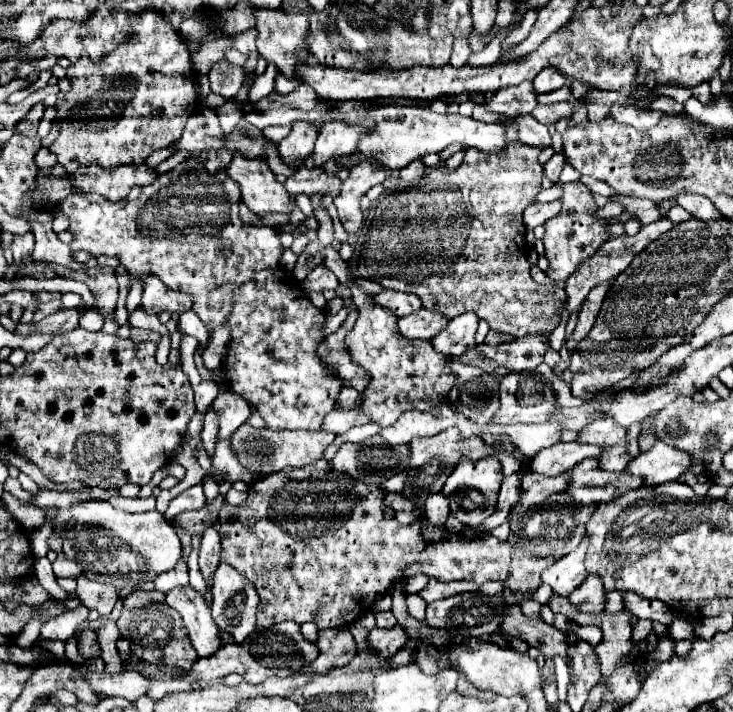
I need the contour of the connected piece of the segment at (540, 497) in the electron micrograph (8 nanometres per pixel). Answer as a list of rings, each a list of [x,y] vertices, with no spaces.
[[[524,472],[522,480],[520,480],[520,500],[516,506],[512,506],[508,520],[520,518],[524,512],[528,512],[528,508],[548,500],[552,494],[564,492],[566,484],[568,484],[568,474],[560,474],[560,476],[550,478],[550,476]]]

